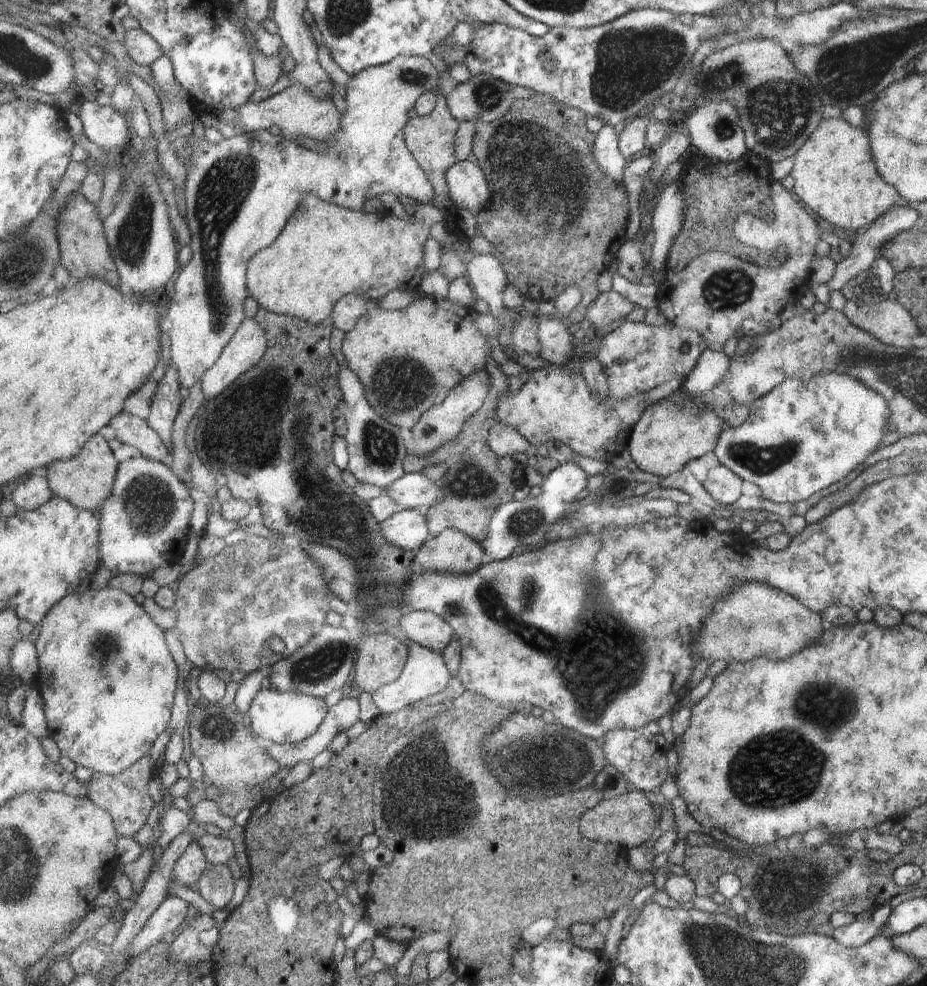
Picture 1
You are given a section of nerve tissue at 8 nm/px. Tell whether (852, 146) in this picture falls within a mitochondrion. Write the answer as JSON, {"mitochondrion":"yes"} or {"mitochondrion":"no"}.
{"mitochondrion":"no"}

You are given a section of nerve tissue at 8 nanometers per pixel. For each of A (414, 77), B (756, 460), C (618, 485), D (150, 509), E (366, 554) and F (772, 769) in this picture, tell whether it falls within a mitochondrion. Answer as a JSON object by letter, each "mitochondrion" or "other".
{"A":"mitochondrion","B":"mitochondrion","C":"other","D":"mitochondrion","E":"other","F":"mitochondrion"}

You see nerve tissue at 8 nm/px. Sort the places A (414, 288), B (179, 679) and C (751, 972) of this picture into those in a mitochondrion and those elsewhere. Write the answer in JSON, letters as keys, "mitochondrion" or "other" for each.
{"A":"other","B":"other","C":"mitochondrion"}

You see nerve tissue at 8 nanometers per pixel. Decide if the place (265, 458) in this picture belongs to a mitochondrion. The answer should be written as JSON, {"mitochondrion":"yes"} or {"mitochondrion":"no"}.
{"mitochondrion":"no"}

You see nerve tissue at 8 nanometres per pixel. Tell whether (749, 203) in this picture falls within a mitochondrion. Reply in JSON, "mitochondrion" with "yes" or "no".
{"mitochondrion":"no"}

